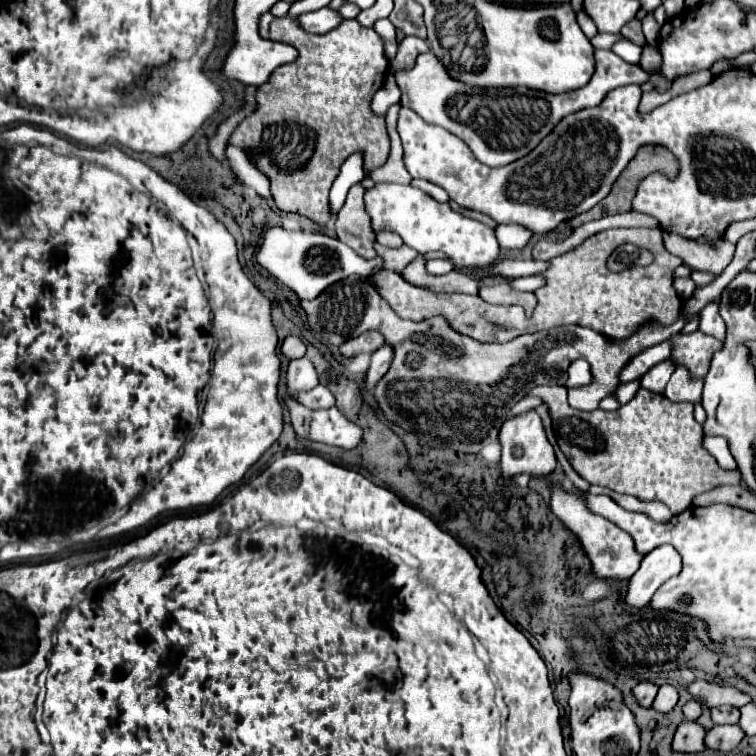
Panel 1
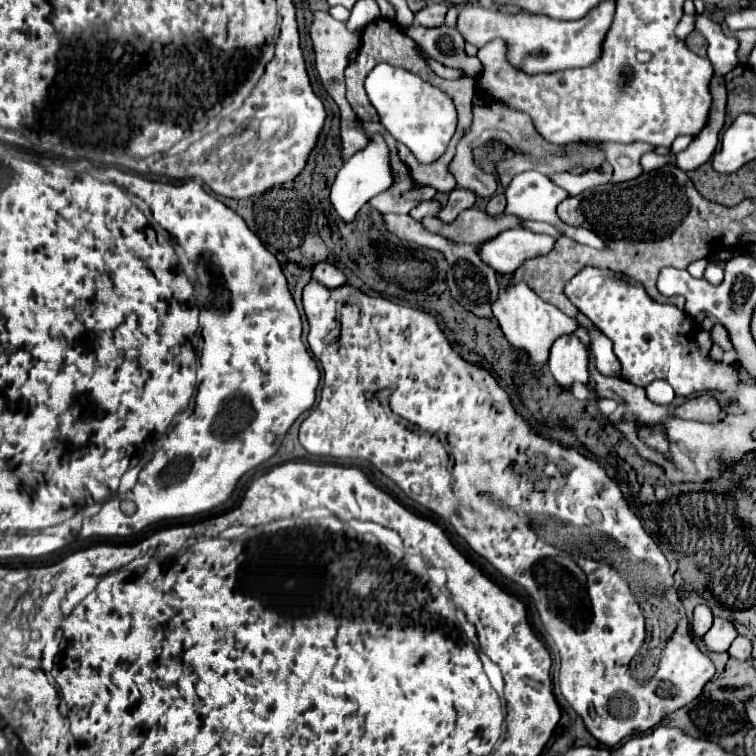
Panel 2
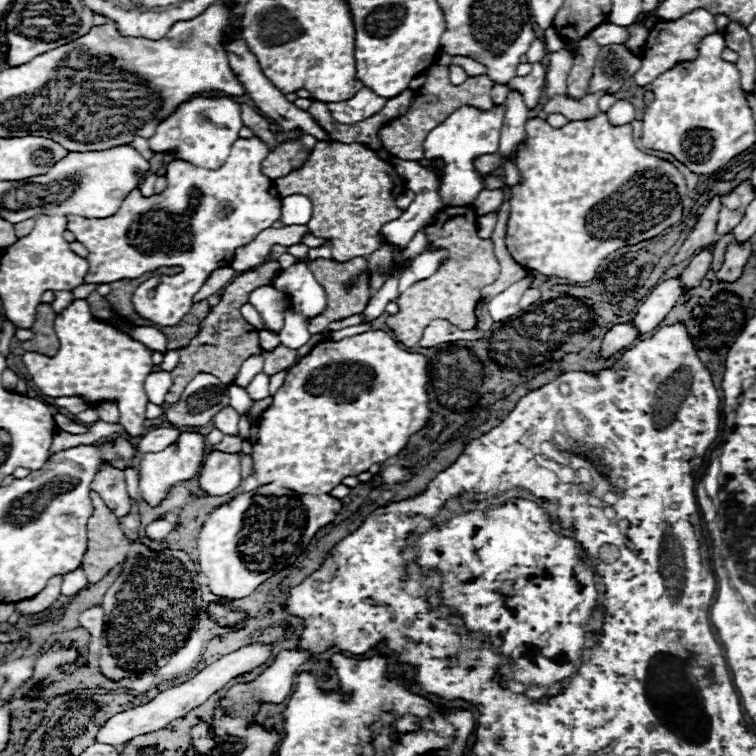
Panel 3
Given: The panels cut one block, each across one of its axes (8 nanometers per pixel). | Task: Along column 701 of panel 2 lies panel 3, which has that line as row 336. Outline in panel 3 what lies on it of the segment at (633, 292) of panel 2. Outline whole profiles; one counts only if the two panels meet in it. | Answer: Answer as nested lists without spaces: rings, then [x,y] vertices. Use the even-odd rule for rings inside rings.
[[[368,330],[350,338],[342,338],[340,342],[334,340],[320,340],[310,352],[308,356],[304,356],[296,366],[292,366],[286,374],[284,384],[278,388],[278,392],[272,396],[272,404],[260,414],[258,418],[258,442],[252,444],[252,462],[254,462],[254,470],[252,476],[258,480],[260,486],[276,482],[284,488],[296,490],[298,494],[322,494],[322,492],[330,492],[334,486],[338,486],[346,476],[356,476],[364,470],[368,470],[372,464],[380,464],[392,456],[396,456],[400,450],[404,450],[408,438],[422,430],[430,418],[430,408],[428,408],[428,372],[426,372],[426,358],[422,354],[416,352],[406,352],[400,348],[400,344],[396,340],[392,340],[390,334],[386,334],[384,330]]]

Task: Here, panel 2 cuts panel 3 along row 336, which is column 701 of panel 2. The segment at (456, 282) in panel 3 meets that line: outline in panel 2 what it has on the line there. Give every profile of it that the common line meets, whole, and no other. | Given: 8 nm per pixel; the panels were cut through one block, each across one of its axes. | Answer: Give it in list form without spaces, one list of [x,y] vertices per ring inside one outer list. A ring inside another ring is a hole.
[[[708,394],[690,398],[684,406],[674,408],[674,410],[676,410],[676,414],[680,414],[680,418],[700,420],[700,422],[714,422],[714,420],[718,420],[718,414],[720,414],[718,402]]]

